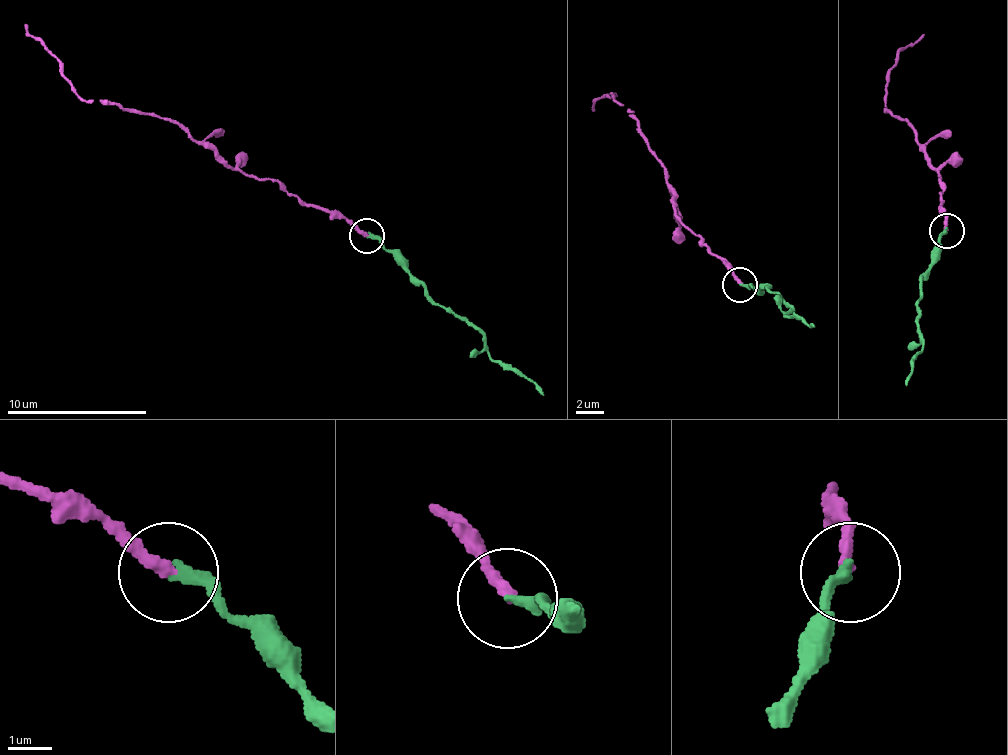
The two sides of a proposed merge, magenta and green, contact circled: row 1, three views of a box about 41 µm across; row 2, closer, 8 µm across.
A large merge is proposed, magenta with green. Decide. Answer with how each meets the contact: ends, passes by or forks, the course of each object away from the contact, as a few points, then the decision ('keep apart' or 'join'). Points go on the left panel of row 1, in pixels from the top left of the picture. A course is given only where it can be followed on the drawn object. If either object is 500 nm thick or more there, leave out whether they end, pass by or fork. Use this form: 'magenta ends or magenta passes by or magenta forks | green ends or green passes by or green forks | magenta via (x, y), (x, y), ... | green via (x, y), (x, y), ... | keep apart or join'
magenta ends | green ends | magenta via (367, 235), (274, 181), (241, 174), (175, 124), (75, 91), (64, 67), (30, 36), (24, 23) | green via (367, 238), (377, 238), (424, 293), (484, 335), (491, 357), (509, 363), (542, 395) | join

